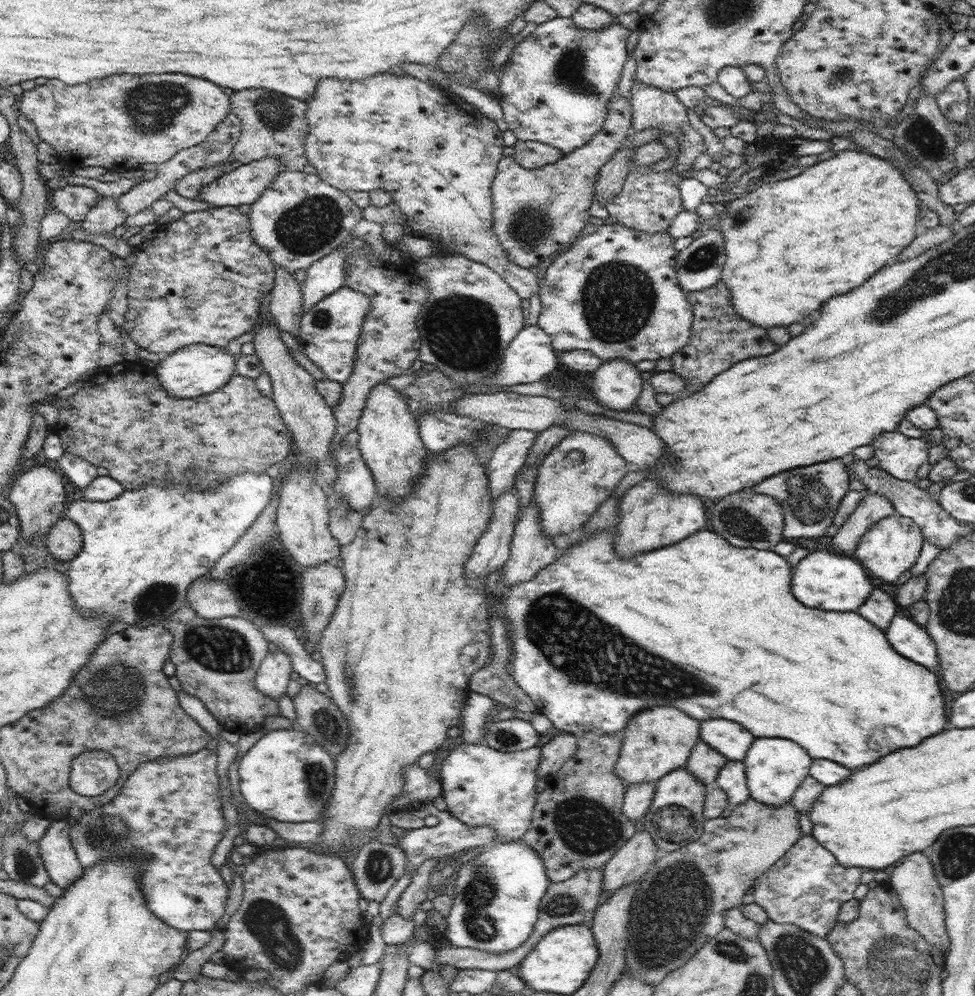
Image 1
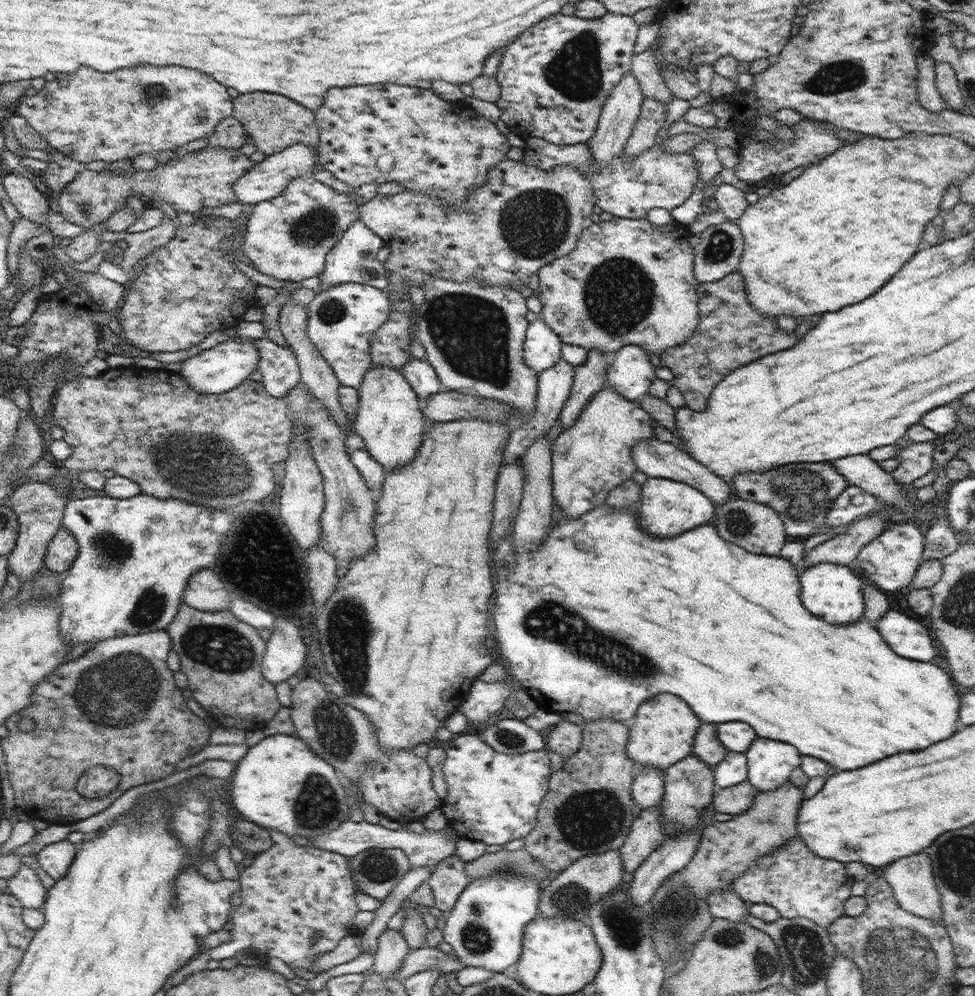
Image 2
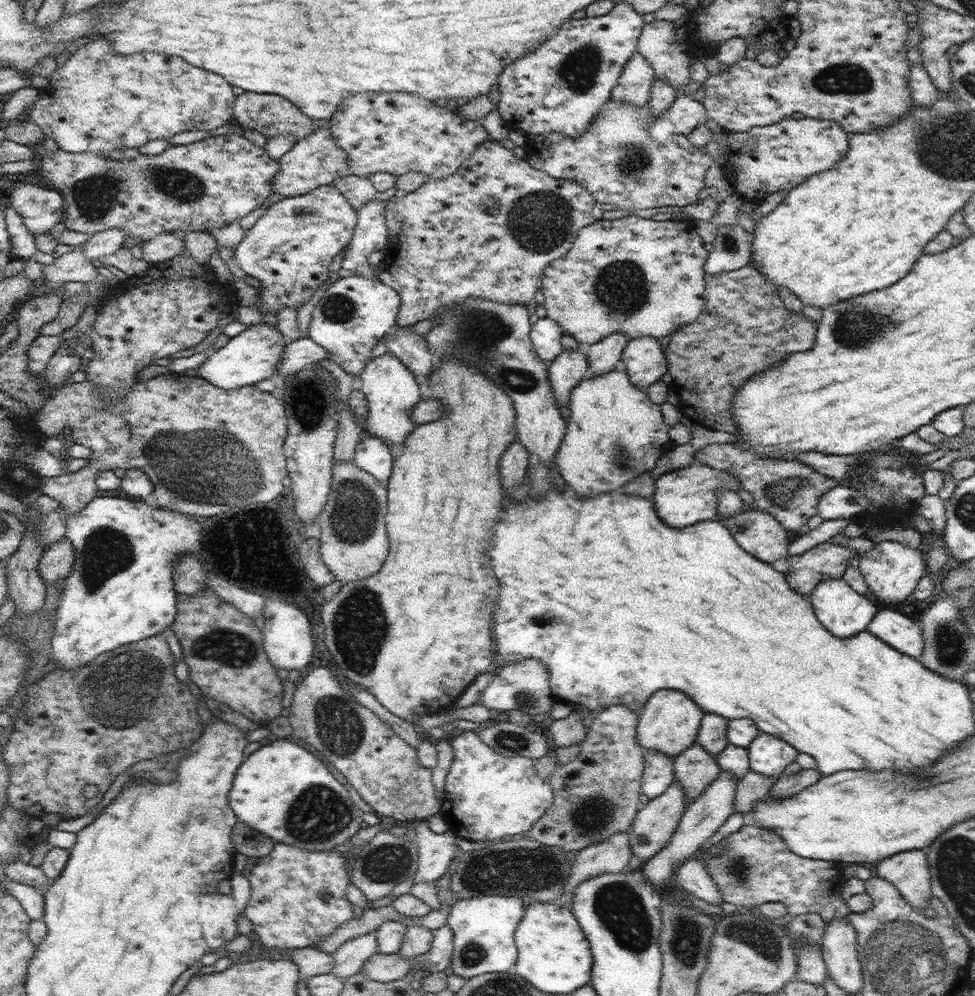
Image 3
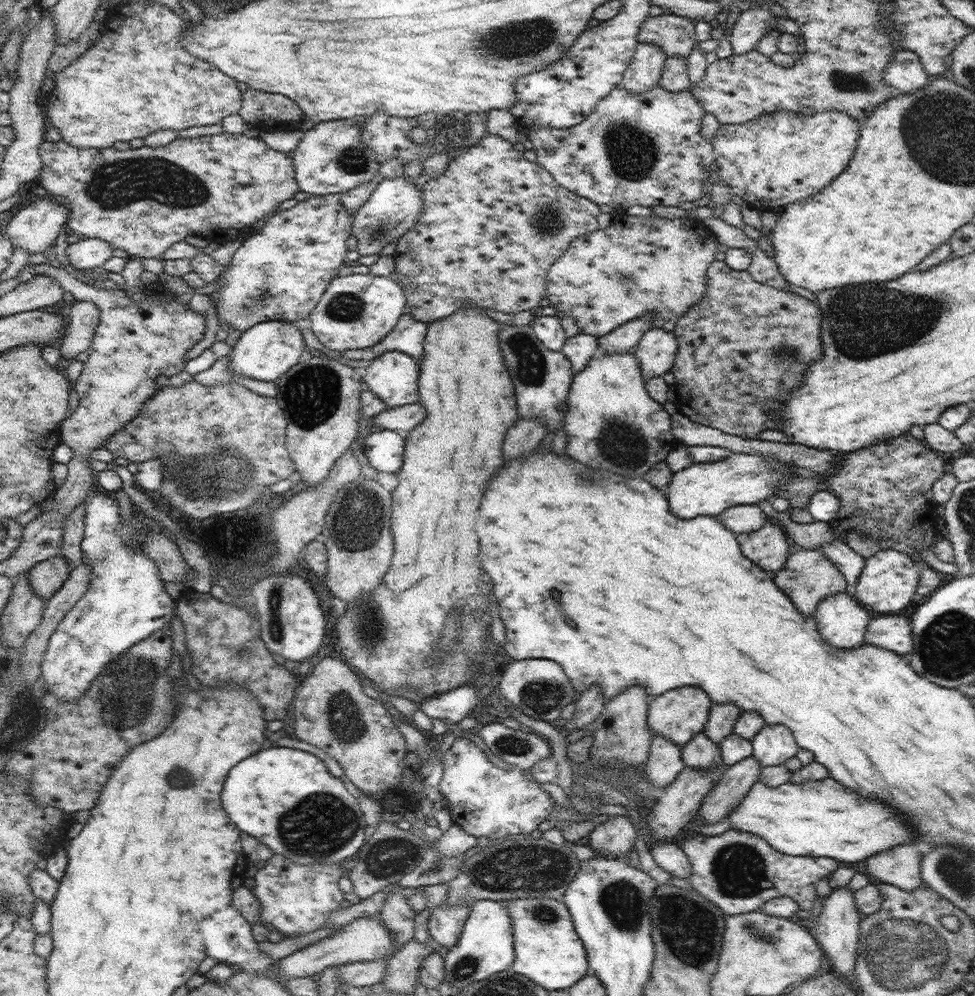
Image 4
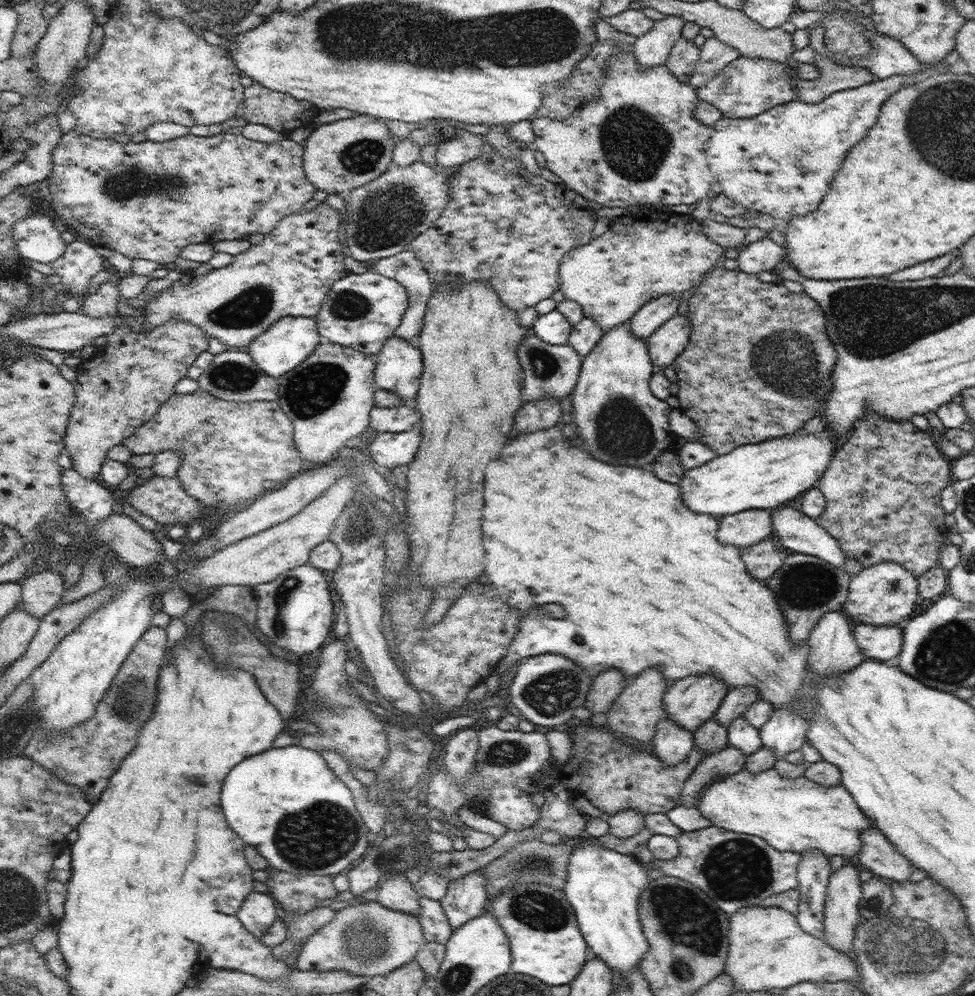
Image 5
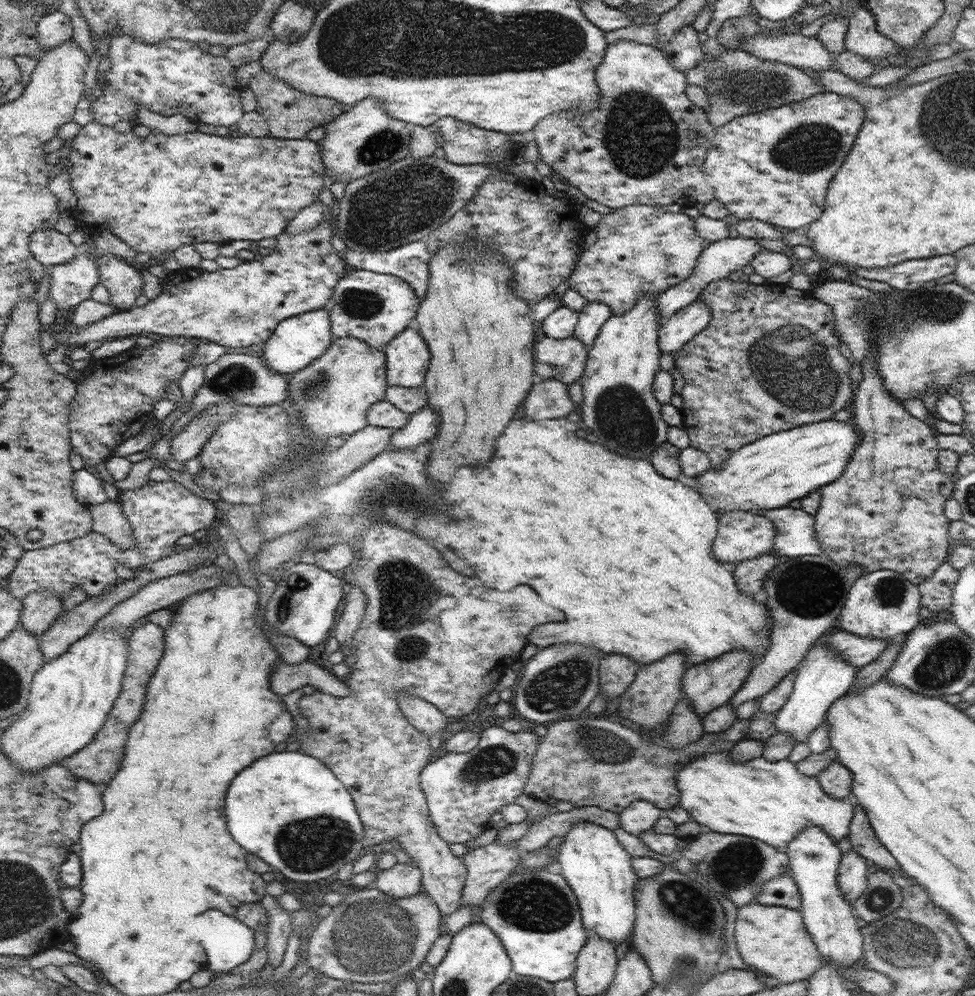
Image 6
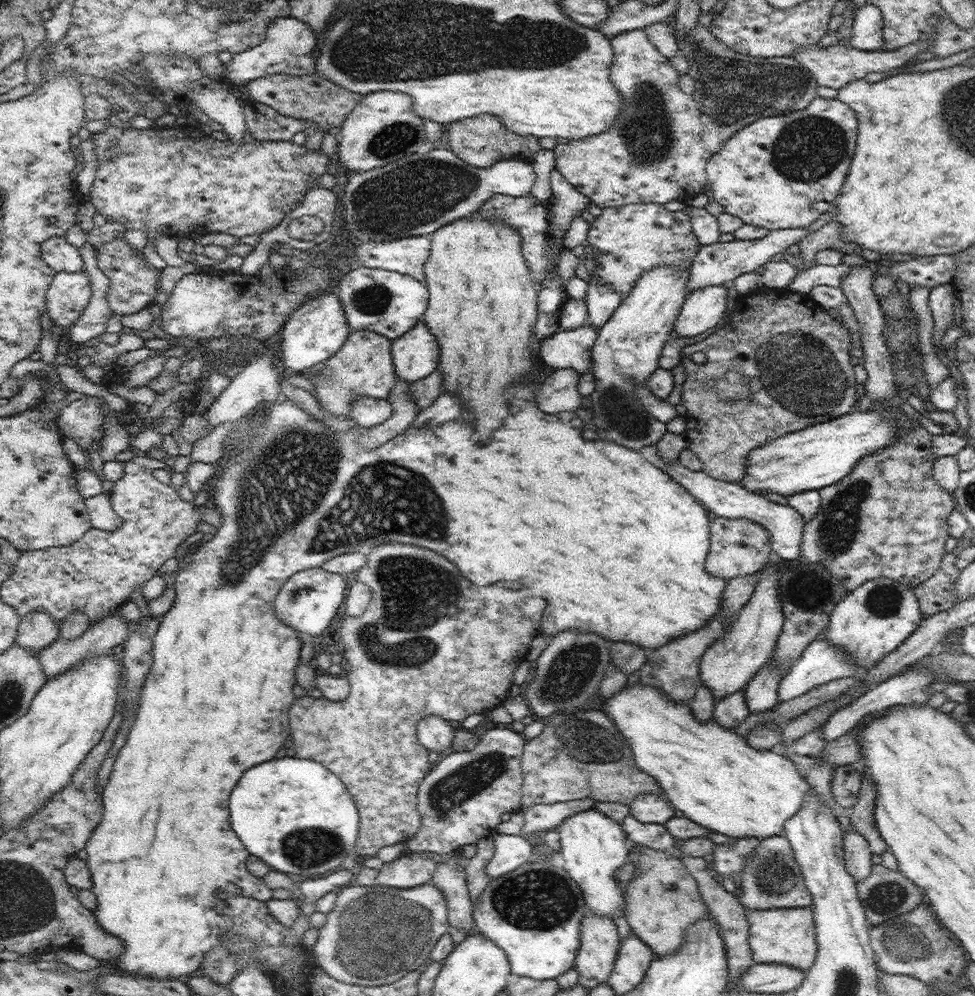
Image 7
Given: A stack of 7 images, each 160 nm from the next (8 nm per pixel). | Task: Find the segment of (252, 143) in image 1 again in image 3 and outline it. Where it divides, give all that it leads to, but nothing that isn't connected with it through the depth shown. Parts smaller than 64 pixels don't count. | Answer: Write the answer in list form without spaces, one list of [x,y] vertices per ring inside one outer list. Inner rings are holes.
[[[245,91],[236,98],[234,103],[233,119],[242,130],[258,131],[263,134],[267,140],[290,133],[295,136],[296,140],[300,140],[309,134],[314,133],[318,128],[327,125],[324,121],[312,121],[308,116],[304,115],[297,105],[290,102],[287,98],[280,97],[280,94],[269,93],[252,93]]]

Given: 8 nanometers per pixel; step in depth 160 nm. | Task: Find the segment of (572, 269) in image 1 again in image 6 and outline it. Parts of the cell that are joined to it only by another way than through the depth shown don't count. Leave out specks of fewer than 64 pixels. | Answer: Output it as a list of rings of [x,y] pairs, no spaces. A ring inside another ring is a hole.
[[[630,205],[603,215],[594,226],[596,242],[581,252],[573,268],[569,286],[580,291],[588,303],[598,301],[607,304],[614,316],[630,310],[642,293],[658,295],[671,286],[686,280],[694,272],[698,257],[712,242],[702,238],[695,229],[695,220],[683,213],[668,212],[659,205]]]

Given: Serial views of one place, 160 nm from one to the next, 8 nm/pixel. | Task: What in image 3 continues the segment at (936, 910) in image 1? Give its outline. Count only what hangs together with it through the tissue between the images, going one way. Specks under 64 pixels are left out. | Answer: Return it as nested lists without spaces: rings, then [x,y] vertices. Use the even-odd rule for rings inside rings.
[[[908,850],[877,862],[873,875],[891,882],[900,894],[928,918],[937,912],[927,906],[931,891],[931,876],[927,856],[922,850]]]

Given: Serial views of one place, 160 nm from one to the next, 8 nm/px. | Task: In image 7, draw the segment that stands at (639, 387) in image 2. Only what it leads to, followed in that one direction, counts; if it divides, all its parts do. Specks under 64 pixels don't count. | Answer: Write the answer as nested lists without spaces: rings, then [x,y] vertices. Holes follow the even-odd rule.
[[[729,284],[709,286],[688,293],[675,320],[672,336],[702,337],[724,319]]]

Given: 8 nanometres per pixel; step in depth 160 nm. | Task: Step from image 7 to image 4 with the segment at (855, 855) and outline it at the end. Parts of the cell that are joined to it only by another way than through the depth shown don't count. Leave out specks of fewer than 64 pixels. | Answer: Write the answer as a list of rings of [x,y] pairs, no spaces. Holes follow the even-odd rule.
[[[845,885],[836,887],[832,893],[823,901],[823,908],[820,915],[812,925],[815,939],[819,942],[826,956],[830,958],[832,966],[836,972],[848,976],[855,972],[855,962],[857,959],[857,946],[860,938],[858,915],[854,893]]]

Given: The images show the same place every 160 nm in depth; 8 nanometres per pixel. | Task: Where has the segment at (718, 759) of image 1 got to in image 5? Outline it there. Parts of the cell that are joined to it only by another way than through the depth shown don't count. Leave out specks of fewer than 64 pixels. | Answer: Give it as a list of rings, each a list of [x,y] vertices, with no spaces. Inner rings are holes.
[[[740,685],[727,691],[720,708],[715,712],[714,719],[721,725],[729,727],[730,723],[744,715],[751,704],[759,699],[759,690],[752,685]]]

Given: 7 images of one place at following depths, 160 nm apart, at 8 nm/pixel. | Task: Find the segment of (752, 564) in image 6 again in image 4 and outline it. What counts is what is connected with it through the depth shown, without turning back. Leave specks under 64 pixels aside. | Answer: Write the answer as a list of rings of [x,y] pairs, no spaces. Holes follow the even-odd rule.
[[[769,520],[762,529],[736,535],[736,538],[744,557],[772,575],[788,561],[791,543],[777,521]]]

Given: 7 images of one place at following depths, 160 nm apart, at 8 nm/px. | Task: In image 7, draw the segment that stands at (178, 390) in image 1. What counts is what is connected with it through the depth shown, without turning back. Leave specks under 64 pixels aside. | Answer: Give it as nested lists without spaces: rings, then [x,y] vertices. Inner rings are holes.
[[[322,293],[300,305],[289,314],[284,324],[279,358],[285,368],[297,373],[334,356],[348,338],[348,321],[340,297],[334,293]]]

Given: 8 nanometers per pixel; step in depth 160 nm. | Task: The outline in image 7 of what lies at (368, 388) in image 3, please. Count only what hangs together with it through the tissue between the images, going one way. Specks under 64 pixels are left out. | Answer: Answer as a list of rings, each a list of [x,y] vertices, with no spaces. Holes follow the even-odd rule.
[[[422,320],[392,342],[392,356],[398,378],[413,383],[438,369],[440,346]]]

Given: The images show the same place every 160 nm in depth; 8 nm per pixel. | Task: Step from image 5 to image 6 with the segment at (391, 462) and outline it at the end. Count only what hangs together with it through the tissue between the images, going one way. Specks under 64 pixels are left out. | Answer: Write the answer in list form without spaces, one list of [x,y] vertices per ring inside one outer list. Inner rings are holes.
[[[424,407],[399,429],[393,430],[389,445],[412,450],[421,442],[432,438],[440,426],[439,414],[432,407]]]

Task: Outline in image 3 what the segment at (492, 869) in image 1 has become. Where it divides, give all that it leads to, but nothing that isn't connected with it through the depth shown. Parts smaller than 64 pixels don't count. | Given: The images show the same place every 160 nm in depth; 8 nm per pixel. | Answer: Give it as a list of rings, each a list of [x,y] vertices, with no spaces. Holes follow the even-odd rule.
[[[477,896],[455,901],[446,924],[454,931],[453,972],[469,979],[479,974],[510,970],[517,958],[515,930],[526,906],[519,896]]]

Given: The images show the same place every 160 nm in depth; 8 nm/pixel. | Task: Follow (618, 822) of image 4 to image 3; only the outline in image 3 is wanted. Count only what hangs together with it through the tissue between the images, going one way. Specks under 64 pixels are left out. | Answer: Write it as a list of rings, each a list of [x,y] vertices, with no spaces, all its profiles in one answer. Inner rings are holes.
[[[617,832],[600,842],[580,849],[573,859],[565,891],[557,903],[572,906],[576,887],[582,881],[599,874],[618,874],[624,871],[628,869],[627,864],[632,856],[628,832]]]

